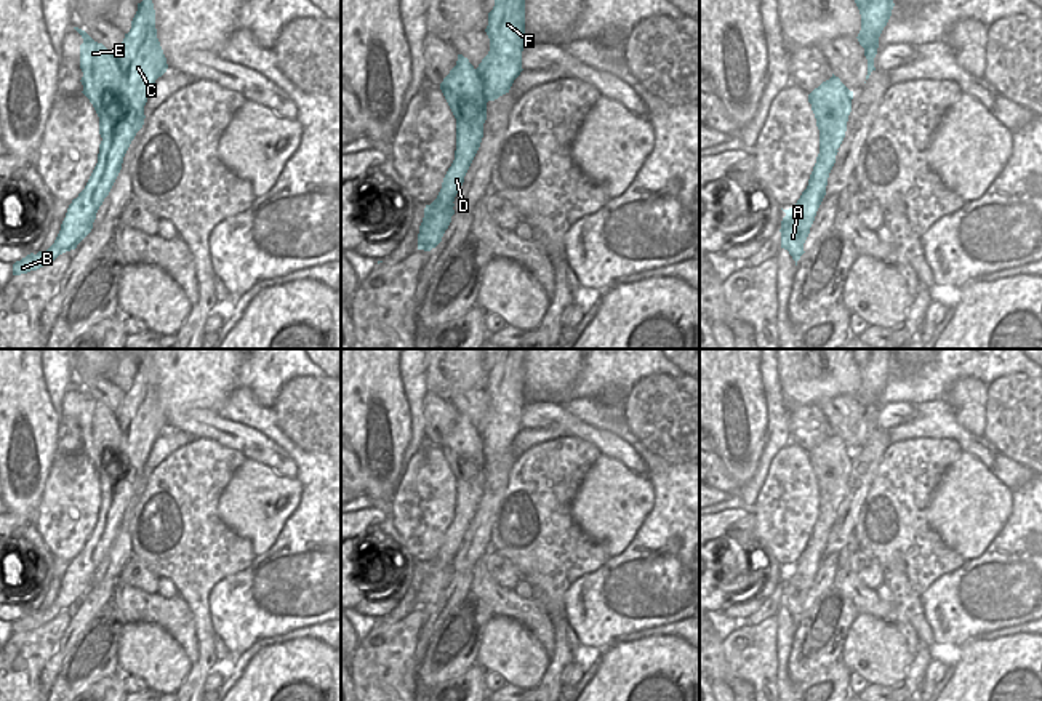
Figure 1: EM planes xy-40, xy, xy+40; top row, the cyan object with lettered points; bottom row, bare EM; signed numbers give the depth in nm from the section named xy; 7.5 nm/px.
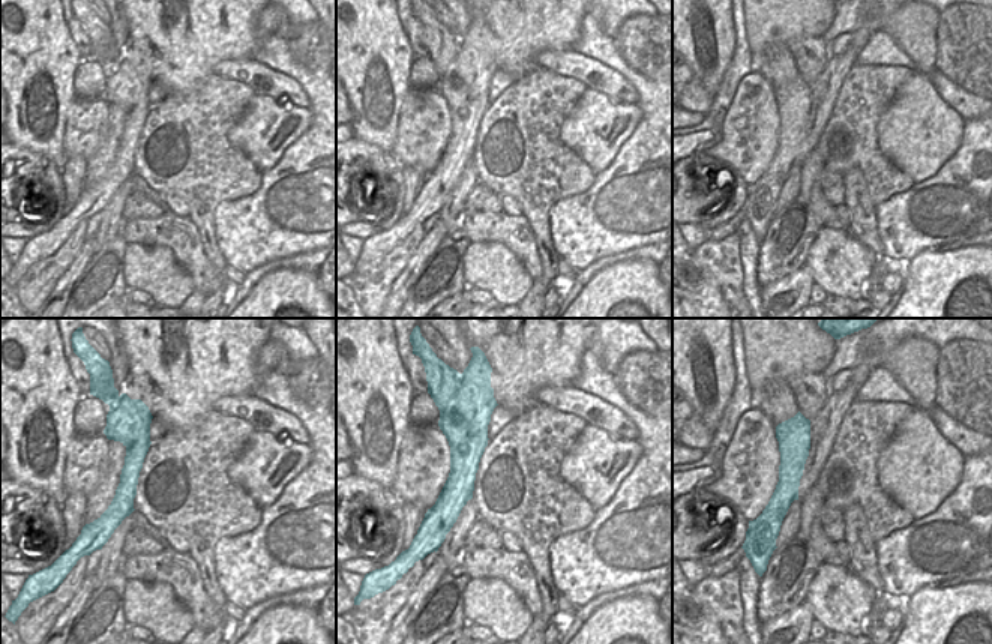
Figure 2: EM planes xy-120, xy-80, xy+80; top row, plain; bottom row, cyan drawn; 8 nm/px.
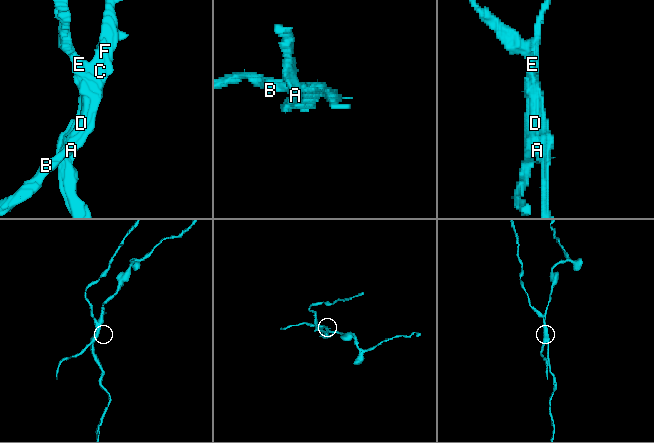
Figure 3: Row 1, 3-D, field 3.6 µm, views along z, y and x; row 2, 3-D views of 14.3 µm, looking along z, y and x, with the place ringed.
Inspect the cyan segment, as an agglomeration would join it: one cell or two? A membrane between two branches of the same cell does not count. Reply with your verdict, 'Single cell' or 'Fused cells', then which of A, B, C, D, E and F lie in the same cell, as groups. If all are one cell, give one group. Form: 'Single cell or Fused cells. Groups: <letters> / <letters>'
Fused cells. Groups: A D E / B C F.

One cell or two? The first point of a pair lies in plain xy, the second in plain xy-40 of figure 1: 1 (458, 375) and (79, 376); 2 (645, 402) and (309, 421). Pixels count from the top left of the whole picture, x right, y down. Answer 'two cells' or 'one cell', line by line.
1: one cell
2: one cell

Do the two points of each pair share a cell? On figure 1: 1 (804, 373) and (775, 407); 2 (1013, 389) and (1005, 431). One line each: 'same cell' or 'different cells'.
1: different cells
2: same cell

